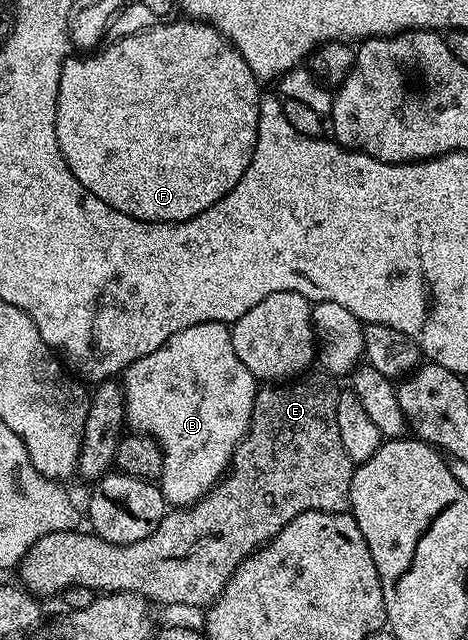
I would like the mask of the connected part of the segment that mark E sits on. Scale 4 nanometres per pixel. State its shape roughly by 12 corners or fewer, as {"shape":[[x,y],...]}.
{"shape":[[323,372],[257,389],[227,474],[146,540],[79,529],[19,585],[207,608],[354,464]]}

